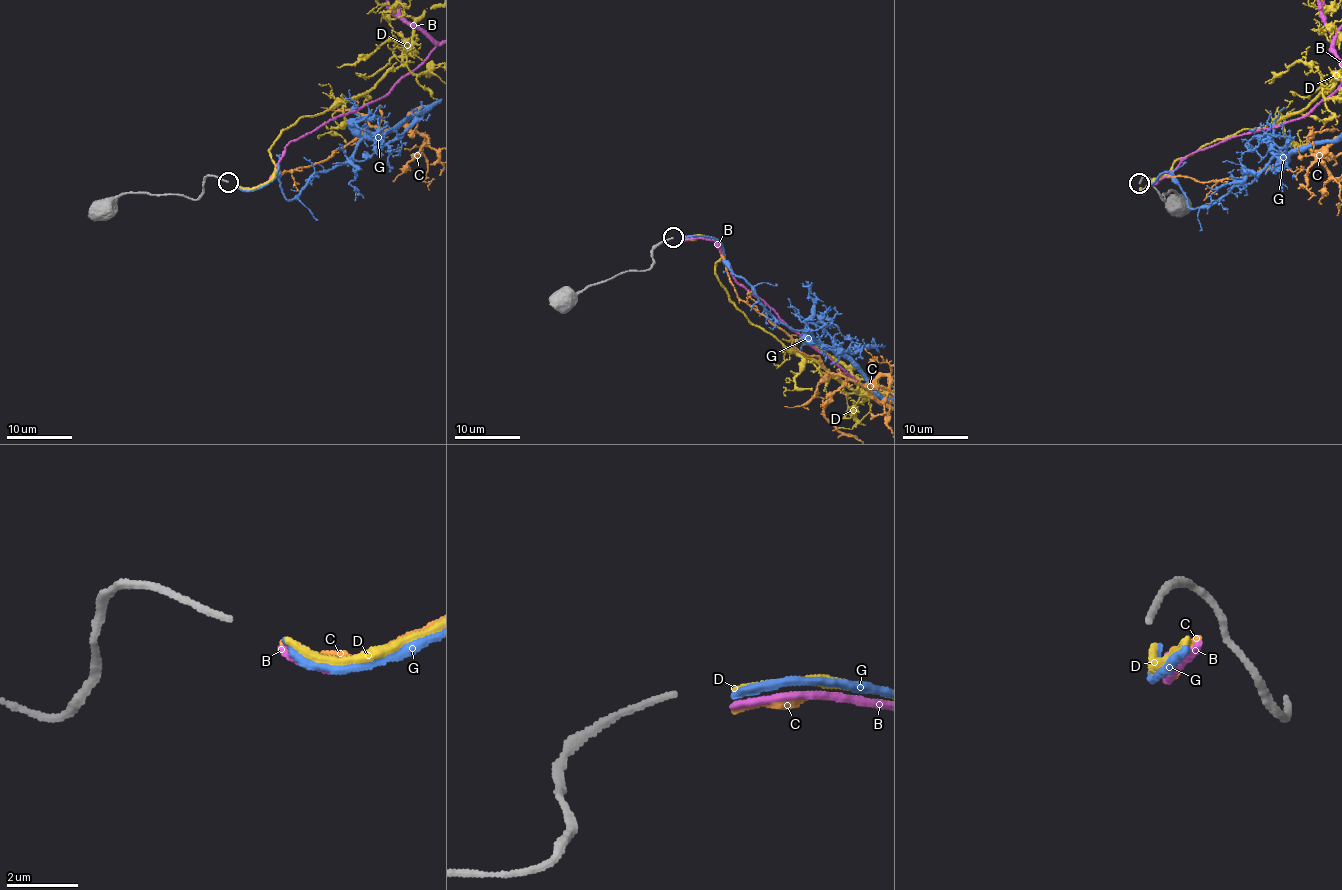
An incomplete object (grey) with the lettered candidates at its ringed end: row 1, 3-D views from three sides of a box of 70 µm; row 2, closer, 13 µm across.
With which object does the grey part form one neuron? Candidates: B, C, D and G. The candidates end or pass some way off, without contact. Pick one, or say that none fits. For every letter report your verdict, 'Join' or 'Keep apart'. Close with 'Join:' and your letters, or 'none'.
B: Keep apart
C: Keep apart
D: Keep apart
G: Keep apart
Join: none

